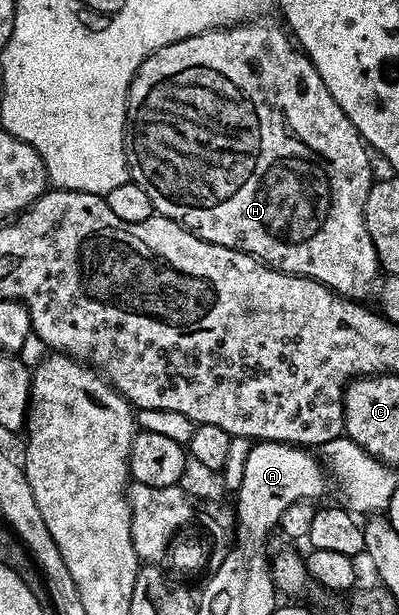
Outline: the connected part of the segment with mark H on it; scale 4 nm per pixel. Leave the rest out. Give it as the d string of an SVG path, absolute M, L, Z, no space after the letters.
M246 21L231 27L216 27L214 31L204 31L175 41L143 60L129 86L129 174L132 182L147 189L147 197L151 197L151 205L156 214L174 219L180 227L186 227L192 235L199 236L203 241L230 247L236 251L246 251L268 267L274 267L276 271L286 271L289 275L302 275L314 279L346 299L368 300L368 295L372 291L374 294L379 283L375 245L371 241L371 233L367 233L365 224L367 193L375 182L373 167L369 164L370 148L355 129L355 125L351 125L347 113L339 109L335 97L331 97L327 85L323 85L323 77L319 77L308 55L295 46L294 40L284 30L281 32L275 24L265 22L269 21Z

